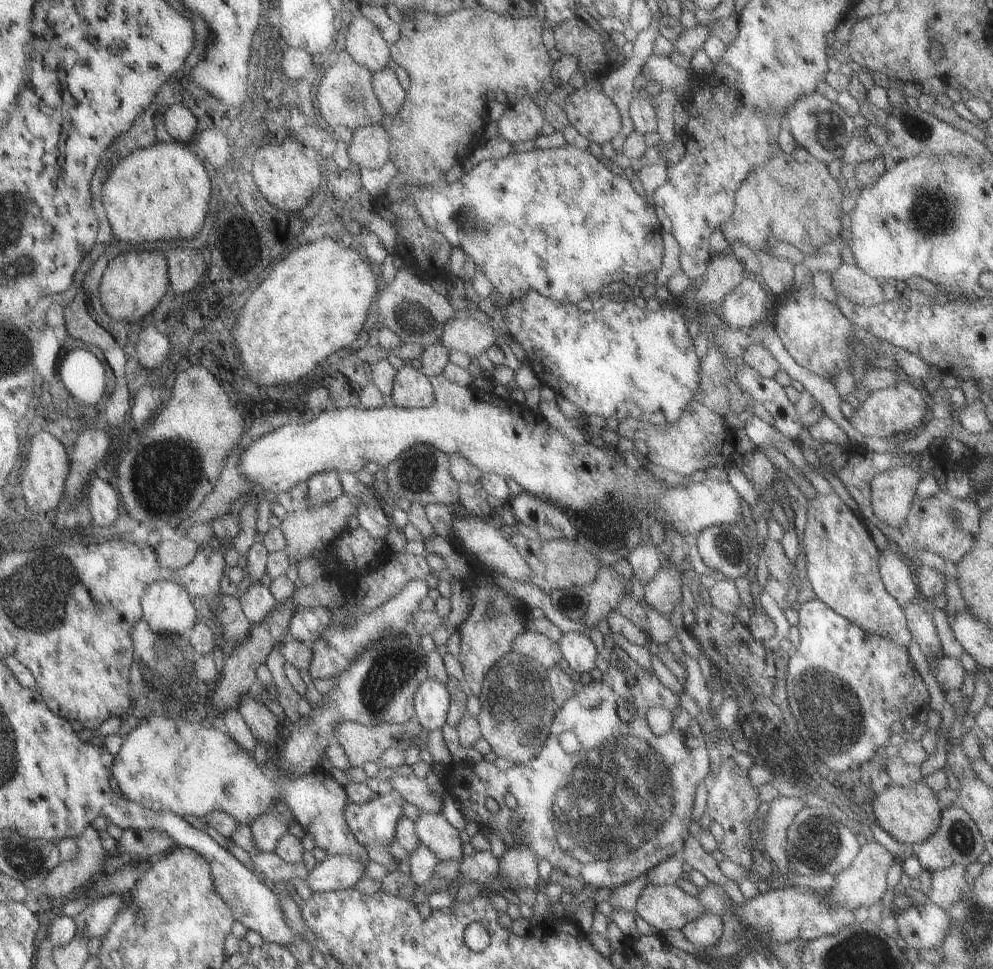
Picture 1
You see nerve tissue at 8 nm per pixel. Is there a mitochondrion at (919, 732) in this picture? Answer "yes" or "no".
no

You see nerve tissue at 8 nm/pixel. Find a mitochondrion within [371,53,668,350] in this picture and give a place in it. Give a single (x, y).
(409, 308)

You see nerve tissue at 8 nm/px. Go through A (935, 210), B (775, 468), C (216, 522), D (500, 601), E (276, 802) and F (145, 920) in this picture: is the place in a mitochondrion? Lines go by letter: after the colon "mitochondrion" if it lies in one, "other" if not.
A: mitochondrion
B: other
C: other
D: other
E: other
F: mitochondrion

